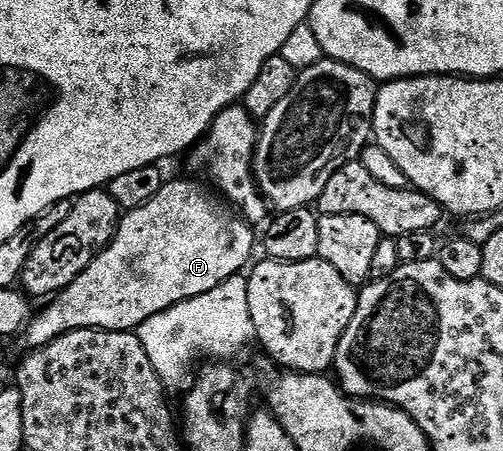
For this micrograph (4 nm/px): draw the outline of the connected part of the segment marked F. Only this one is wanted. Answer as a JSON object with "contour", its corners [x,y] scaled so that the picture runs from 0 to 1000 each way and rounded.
{"contour":[[[376,397],[332,401],[292,455],[247,470],[225,537],[189,568],[181,588],[173,588],[129,645],[91,670],[97,674],[60,705],[46,736],[52,772],[89,769],[135,734],[270,736],[280,716],[308,703],[308,694],[324,694],[368,663],[419,650],[419,641],[443,632],[459,612],[481,608],[505,572],[505,506],[453,448],[421,441],[417,417],[400,406],[382,406]]]}

